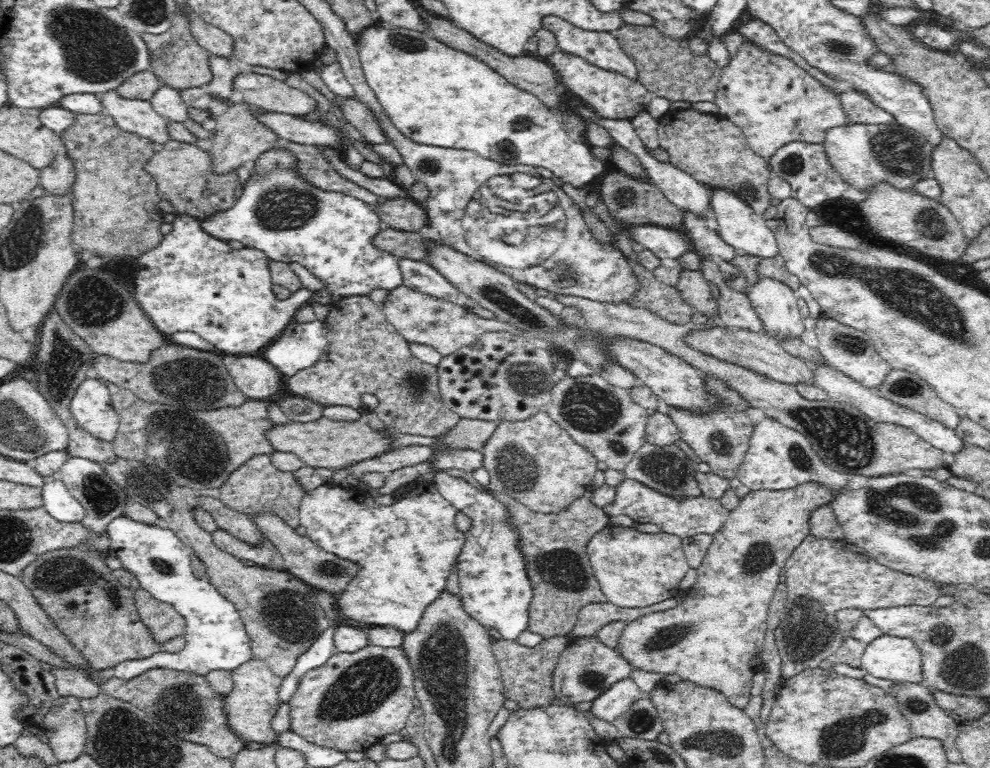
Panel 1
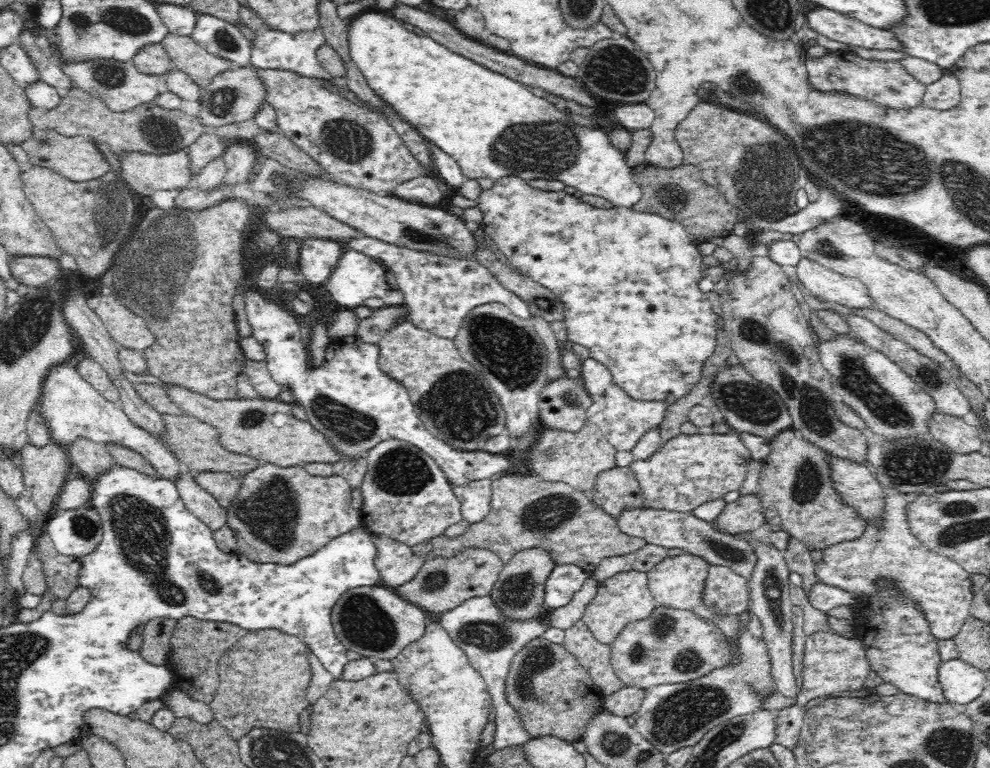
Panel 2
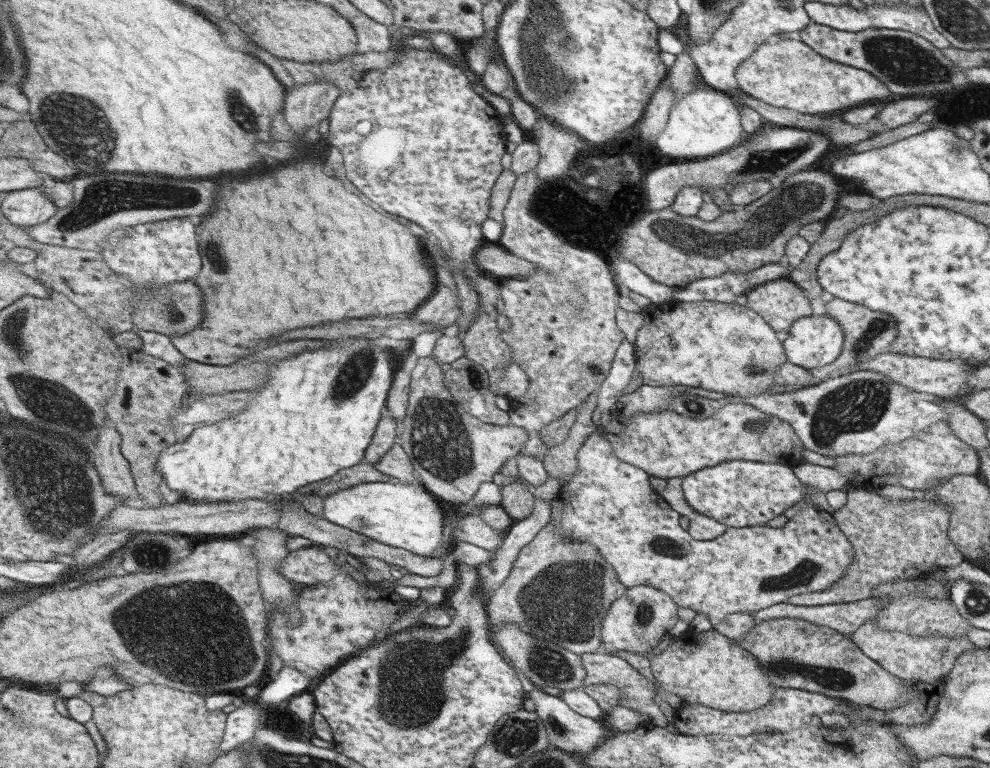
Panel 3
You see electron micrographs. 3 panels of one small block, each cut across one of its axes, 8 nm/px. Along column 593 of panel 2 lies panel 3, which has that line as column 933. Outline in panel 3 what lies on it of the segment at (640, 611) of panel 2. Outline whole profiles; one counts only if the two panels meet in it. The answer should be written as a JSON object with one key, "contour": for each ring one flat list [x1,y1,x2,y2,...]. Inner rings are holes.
{"contour":[[895,582,895,586,879,588,873,598,891,598,891,602,877,612,879,628,885,632,903,632,903,634,943,634,943,636,961,636,965,638,969,624,959,616,955,604,951,600,923,600,923,598,909,598,915,590,915,582]]}

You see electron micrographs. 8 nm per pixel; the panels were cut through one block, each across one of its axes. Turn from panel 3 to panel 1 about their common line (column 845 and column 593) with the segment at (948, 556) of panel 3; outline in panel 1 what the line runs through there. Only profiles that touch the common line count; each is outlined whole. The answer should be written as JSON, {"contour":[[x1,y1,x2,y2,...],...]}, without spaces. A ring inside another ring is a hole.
{"contour":[[490,492,490,496,502,498,502,502,506,502,506,510,510,510,510,518,514,518,512,528,516,530,518,544,522,548,522,554,526,556,528,576,534,584,528,632,536,632,544,640,554,636,564,636,568,640,582,638,574,636,580,610,588,604,608,602,602,594,596,574,592,572,592,564,588,558,588,542,600,530,610,528,612,518,604,512,604,508,592,504,592,492,586,492,582,498,570,502,570,506,566,506,558,514,534,512,516,498,506,498,506,494]]}

